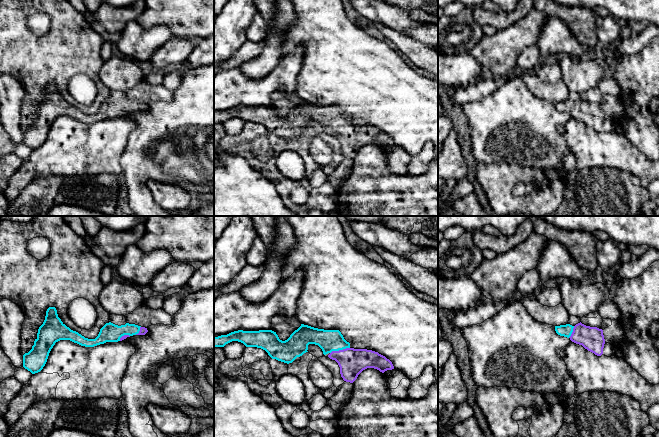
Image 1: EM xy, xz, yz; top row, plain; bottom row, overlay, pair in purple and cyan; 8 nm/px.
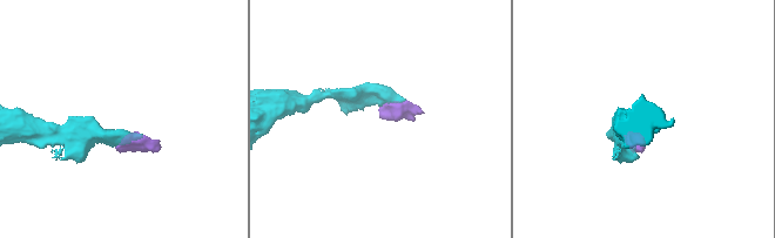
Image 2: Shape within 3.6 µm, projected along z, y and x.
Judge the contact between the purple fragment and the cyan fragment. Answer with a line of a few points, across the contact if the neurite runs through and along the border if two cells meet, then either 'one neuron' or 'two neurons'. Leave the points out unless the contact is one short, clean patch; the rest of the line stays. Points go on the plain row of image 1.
xz (352, 138), (339, 126), (328, 116) | one neuron

